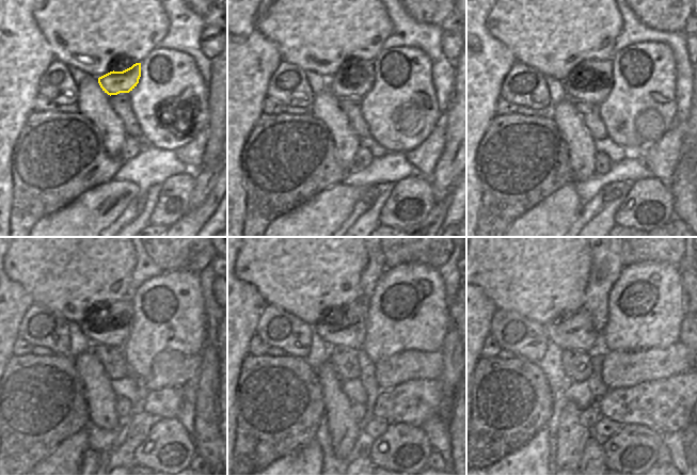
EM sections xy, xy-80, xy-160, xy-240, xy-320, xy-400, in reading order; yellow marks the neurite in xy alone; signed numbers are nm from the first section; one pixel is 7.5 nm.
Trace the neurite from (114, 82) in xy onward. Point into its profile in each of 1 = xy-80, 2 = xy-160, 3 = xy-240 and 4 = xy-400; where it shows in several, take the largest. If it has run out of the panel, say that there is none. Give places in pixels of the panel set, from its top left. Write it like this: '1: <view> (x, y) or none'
1: xy-80 (359, 80)
2: xy-160 (593, 88)
3: xy-240 (113, 330)
4: xy-400 (580, 334)

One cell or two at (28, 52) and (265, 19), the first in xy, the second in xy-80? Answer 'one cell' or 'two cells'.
two cells

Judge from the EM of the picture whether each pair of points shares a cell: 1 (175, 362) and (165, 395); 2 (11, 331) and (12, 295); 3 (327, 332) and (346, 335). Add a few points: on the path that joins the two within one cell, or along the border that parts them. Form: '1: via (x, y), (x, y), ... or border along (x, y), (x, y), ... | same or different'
1: border along (180, 386), (163, 386), (145, 392) | different
2: via (11, 322), (11, 303) | same
3: via (331, 333), (342, 333) | same

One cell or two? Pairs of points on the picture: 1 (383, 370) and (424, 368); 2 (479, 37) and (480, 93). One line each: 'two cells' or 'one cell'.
1: one cell
2: one cell

